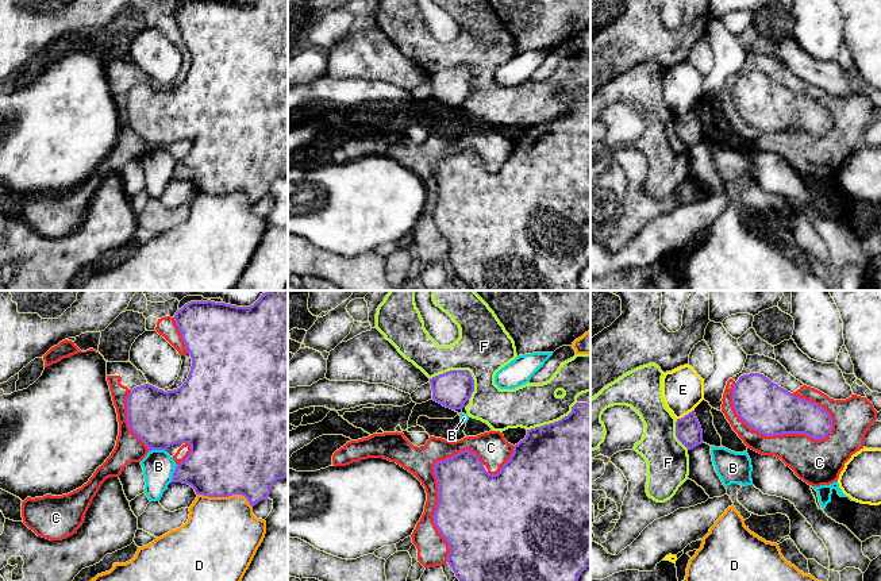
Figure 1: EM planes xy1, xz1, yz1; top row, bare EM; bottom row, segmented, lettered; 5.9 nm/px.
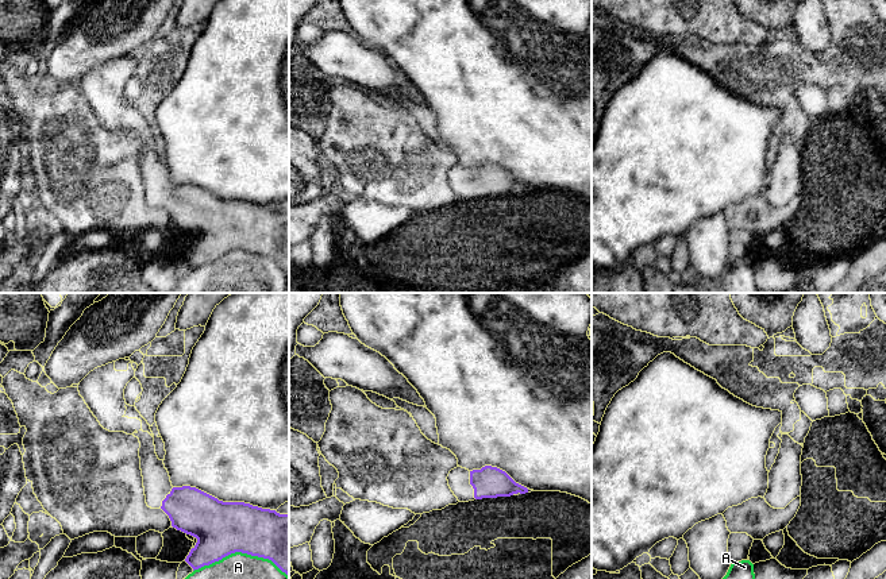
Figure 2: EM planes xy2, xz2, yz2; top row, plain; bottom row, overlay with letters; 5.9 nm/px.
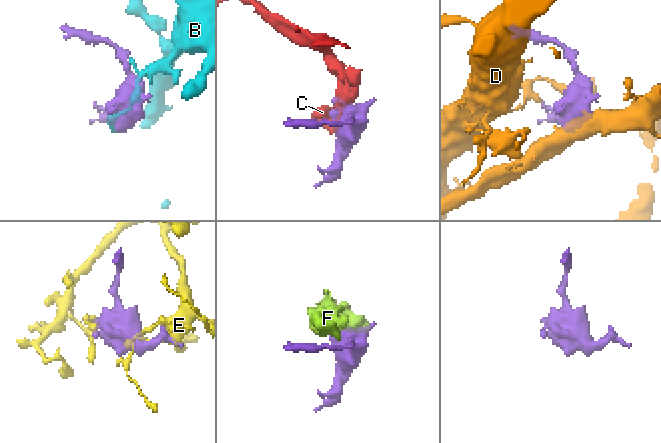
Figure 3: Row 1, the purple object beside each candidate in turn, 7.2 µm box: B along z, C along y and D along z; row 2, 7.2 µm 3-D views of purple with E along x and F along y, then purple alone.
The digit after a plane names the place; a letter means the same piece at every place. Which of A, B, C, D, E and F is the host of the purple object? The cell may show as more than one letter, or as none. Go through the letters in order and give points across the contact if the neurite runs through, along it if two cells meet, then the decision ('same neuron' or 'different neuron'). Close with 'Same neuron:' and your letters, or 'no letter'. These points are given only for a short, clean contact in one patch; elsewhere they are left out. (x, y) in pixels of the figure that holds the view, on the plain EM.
A: different neuron
B: different neuron
C: different neuron
D: different neuron
E: different neuron
F: different neuron
Same neuron: no letter

